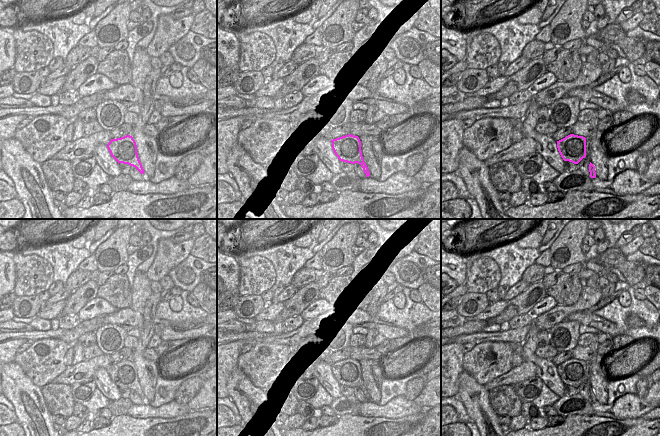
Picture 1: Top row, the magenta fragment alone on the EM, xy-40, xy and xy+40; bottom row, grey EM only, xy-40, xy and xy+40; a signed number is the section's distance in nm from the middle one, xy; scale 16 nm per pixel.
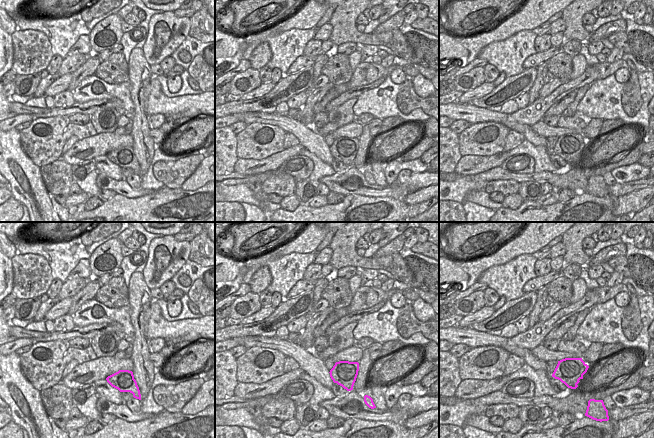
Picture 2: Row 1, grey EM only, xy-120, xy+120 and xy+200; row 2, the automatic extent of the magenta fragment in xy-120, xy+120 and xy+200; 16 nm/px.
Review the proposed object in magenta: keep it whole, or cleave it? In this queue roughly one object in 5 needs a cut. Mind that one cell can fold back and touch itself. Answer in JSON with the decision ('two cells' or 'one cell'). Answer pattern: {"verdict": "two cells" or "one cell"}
{"verdict": "one cell"}

